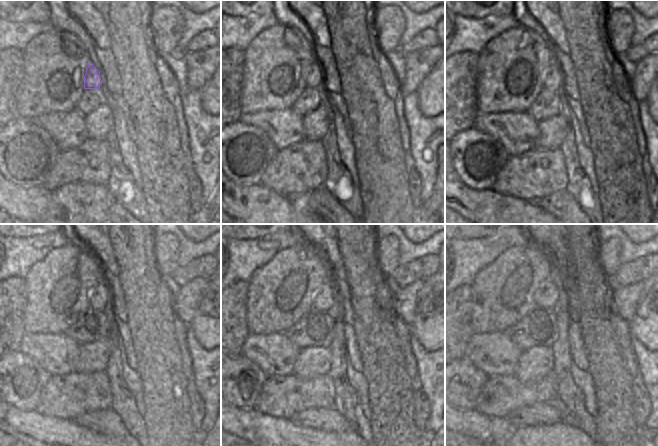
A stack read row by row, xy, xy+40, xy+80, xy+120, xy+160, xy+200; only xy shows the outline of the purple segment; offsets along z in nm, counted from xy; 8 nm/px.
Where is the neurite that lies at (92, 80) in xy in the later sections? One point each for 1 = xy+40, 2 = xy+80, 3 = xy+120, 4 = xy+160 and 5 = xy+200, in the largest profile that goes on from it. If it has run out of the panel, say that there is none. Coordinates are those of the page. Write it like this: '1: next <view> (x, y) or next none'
1: next xy+40 (316, 75)
2: next xy+80 (550, 75)
3: next xy+120 (99, 296)
4: next xy+160 (323, 298)
5: next xy+200 (546, 296)

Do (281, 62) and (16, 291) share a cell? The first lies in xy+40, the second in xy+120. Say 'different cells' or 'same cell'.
different cells

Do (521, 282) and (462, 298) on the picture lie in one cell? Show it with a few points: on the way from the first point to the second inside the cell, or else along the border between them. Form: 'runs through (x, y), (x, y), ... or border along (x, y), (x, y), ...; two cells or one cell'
border along (472, 285), (471, 320); two cells

